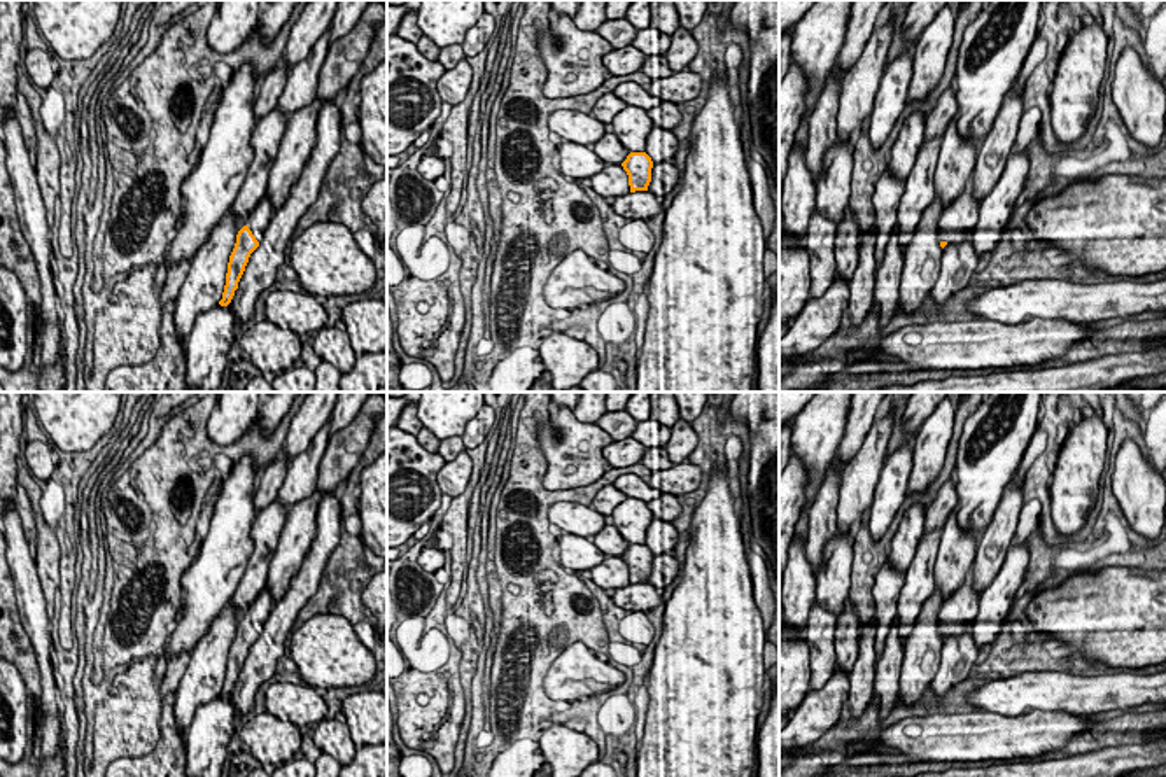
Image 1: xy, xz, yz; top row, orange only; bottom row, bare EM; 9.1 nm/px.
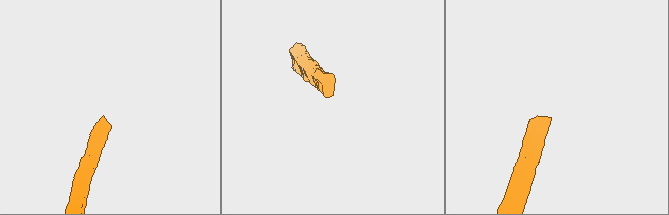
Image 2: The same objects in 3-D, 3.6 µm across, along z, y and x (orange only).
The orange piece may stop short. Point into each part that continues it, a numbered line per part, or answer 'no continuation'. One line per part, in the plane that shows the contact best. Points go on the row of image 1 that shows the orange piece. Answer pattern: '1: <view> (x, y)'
1: xy (258, 221)

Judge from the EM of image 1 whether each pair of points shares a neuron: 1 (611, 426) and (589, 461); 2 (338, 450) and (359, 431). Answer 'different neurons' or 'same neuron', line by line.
1: different neurons
2: same neuron

